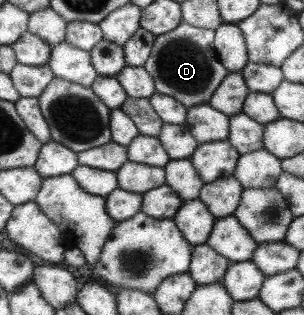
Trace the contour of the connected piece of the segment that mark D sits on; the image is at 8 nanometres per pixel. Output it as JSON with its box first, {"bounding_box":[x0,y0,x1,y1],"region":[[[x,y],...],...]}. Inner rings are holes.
{"bounding_box":[142,21,228,109],"region":[[[182,21],[172,31],[155,36],[142,68],[152,78],[156,92],[172,97],[186,109],[208,104],[212,92],[228,72],[211,46],[213,37],[213,29],[197,28]]]}

